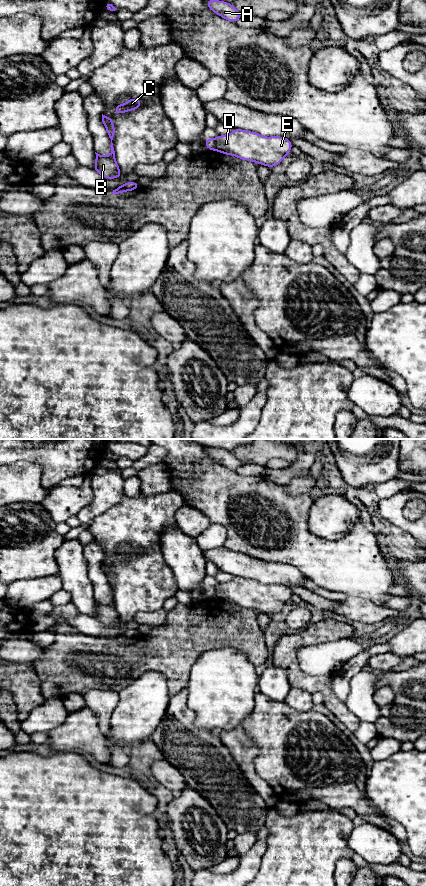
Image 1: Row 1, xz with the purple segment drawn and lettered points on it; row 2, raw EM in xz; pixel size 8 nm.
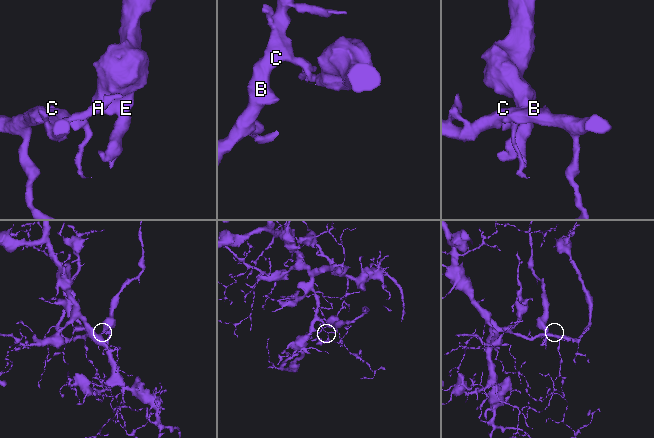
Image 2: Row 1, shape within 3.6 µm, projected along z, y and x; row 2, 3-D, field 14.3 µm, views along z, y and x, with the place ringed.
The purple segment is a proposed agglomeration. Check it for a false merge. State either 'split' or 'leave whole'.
split

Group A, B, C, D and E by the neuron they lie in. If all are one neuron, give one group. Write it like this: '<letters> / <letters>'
A B C / D E

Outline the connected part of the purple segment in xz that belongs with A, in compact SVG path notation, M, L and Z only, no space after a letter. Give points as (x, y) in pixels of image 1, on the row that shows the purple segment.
M206 0L208 8L216 13L217 15L223 17L224 19L236 22L243 15L231 4L225 1L218 0Z

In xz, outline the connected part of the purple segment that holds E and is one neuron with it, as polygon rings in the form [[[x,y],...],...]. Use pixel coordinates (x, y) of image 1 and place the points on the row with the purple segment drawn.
[[[234,129],[230,134],[215,138],[213,150],[274,167],[282,162],[292,146],[292,142],[286,137],[265,137],[256,132]]]

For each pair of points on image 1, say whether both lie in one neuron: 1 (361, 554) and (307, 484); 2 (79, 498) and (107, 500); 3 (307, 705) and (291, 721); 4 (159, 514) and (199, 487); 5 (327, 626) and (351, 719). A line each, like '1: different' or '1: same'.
1: different
2: different
3: different
4: different
5: same

